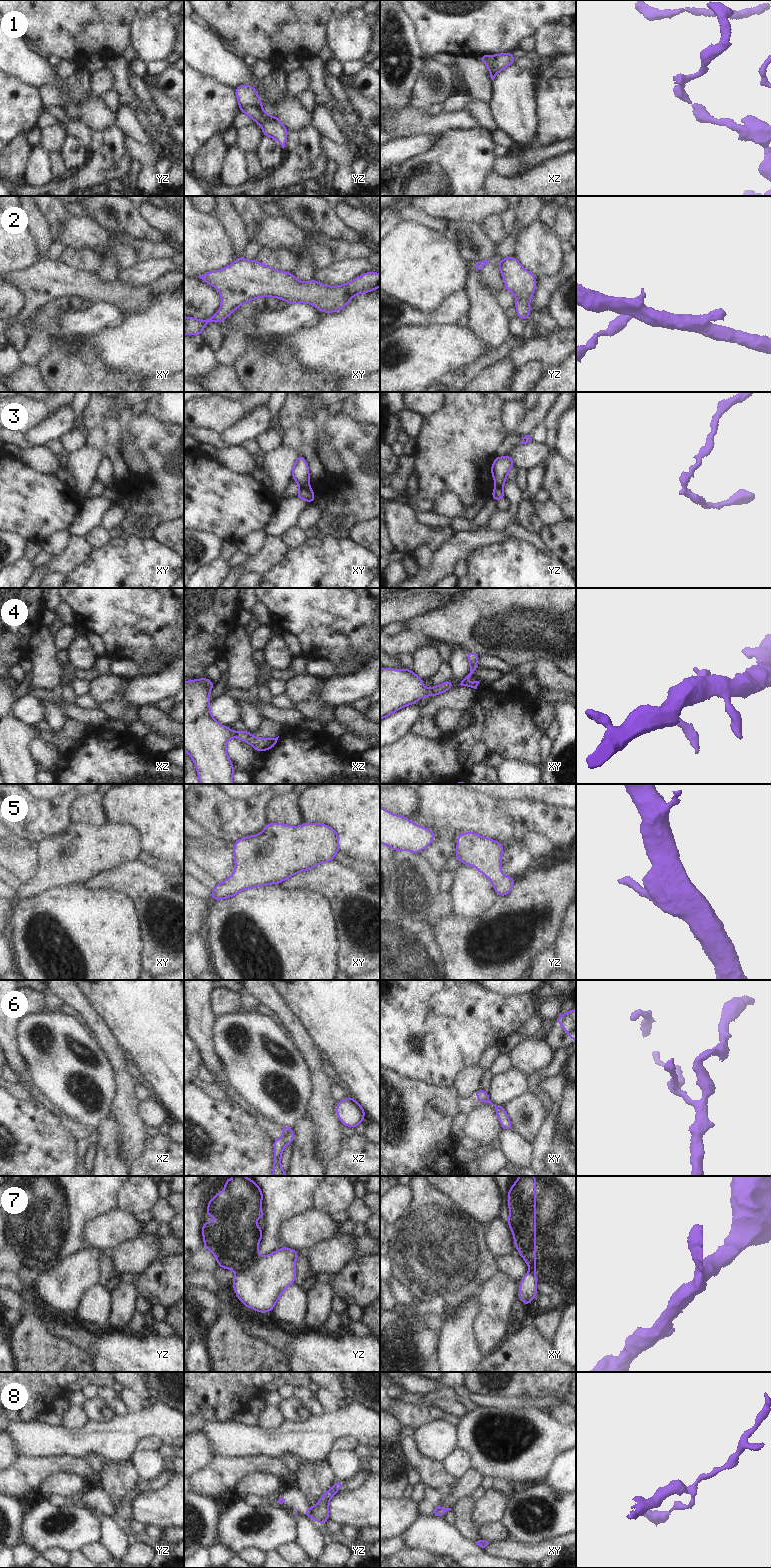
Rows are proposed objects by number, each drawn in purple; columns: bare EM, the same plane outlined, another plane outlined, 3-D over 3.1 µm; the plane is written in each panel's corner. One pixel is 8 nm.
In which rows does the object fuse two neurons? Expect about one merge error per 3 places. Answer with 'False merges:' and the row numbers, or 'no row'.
False merges: 1, 3, 6, 7, 8

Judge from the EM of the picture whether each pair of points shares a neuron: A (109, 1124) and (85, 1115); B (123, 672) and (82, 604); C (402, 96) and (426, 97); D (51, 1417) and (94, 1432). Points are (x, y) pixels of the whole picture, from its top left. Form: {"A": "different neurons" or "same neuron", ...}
{"A": "different neurons", "B": "different neurons", "C": "different neurons", "D": "different neurons"}

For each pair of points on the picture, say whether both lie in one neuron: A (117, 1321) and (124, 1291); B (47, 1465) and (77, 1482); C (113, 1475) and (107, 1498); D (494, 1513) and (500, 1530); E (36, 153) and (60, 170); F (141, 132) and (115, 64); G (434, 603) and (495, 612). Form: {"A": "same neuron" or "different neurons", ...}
{"A": "same neuron", "B": "different neurons", "C": "different neurons", "D": "different neurons", "E": "different neurons", "F": "different neurons", "G": "different neurons"}

